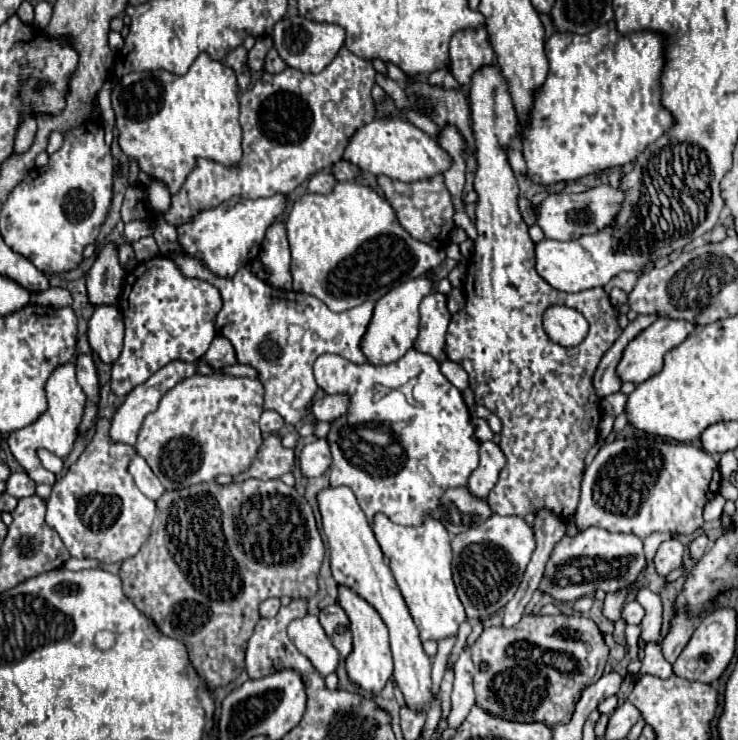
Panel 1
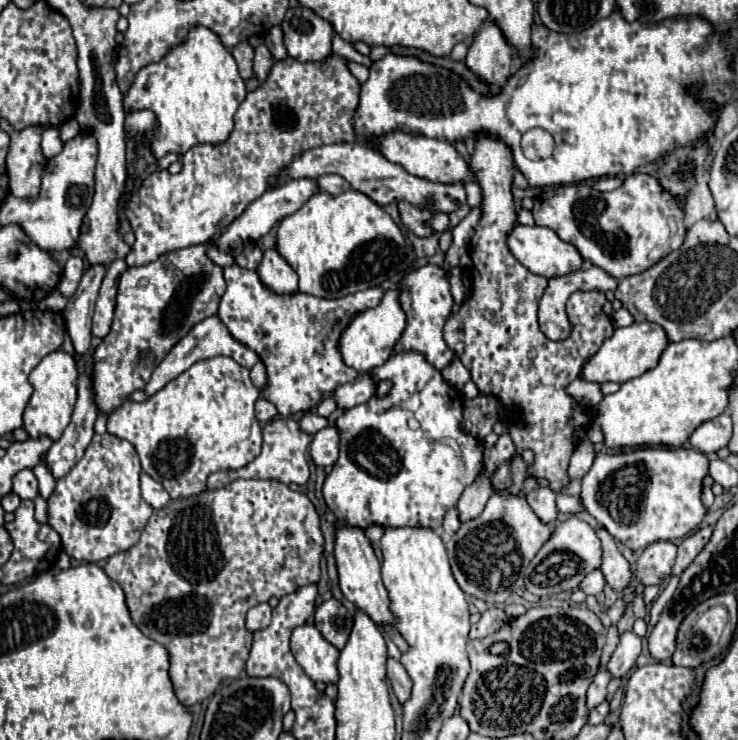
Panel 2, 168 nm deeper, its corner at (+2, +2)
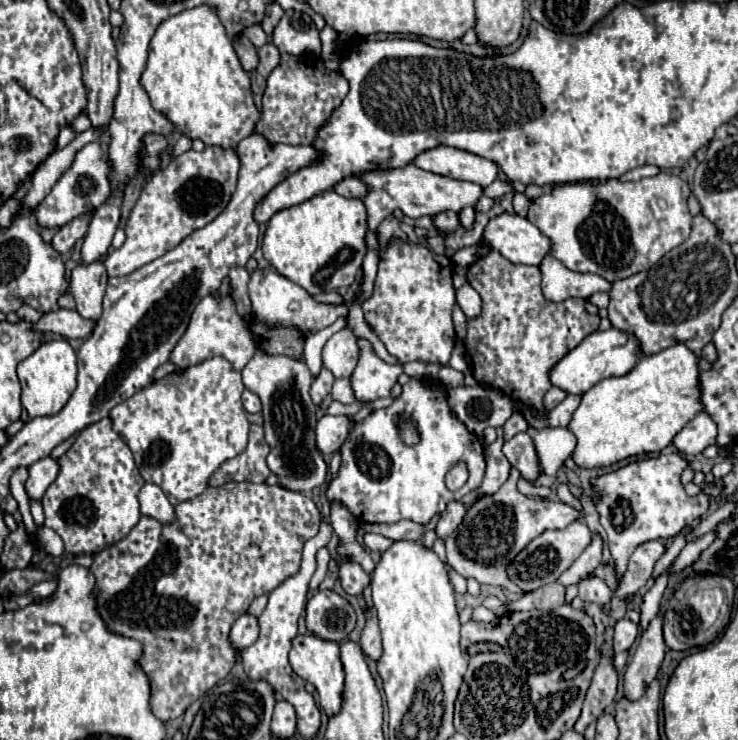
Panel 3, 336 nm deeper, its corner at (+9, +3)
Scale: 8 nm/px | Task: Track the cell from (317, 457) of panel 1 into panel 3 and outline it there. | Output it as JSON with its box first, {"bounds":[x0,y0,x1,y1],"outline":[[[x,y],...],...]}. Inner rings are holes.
{"bounds":[316,416,350,454],"outline":[[[322,416],[316,424],[316,448],[320,454],[338,452],[350,428],[348,416]]]}

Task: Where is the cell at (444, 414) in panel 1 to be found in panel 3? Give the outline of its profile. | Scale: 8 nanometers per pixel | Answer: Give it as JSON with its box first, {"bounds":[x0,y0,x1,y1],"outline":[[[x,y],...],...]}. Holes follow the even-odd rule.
{"bounds":[326,378,486,524],"outline":[[[410,378],[404,384],[402,394],[388,408],[374,410],[362,422],[352,420],[340,454],[340,472],[338,476],[330,478],[326,496],[330,502],[342,502],[342,506],[346,506],[356,520],[368,520],[370,524],[394,524],[398,520],[428,524],[436,514],[444,512],[450,500],[462,498],[470,490],[478,488],[486,468],[484,446],[480,450],[480,440],[472,436],[472,432],[468,432],[460,420],[456,420],[440,386],[426,386],[426,382],[420,378]],[[396,414],[408,414],[414,420],[420,436],[418,444],[406,446],[402,442],[398,436],[400,428],[394,422]],[[458,460],[468,464],[470,478],[464,488],[450,492],[444,484],[444,474]]]}

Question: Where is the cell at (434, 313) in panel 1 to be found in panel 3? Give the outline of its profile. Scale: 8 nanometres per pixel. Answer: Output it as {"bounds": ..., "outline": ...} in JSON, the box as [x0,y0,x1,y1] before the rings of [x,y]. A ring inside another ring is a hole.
{"bounds":[362,240,456,366],"outline":[[[392,240],[378,264],[374,294],[362,304],[372,332],[400,364],[418,360],[446,366],[454,350],[452,306],[456,302],[456,290],[452,286],[452,264],[450,268],[442,266],[436,262],[436,254],[432,254],[424,246]]]}

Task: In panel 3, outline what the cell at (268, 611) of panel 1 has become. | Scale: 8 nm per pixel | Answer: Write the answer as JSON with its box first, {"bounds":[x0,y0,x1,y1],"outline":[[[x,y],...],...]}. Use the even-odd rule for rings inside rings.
{"bounds":[230,612,260,650],"outline":[[[248,612],[242,614],[234,622],[234,626],[230,630],[230,642],[232,642],[232,646],[238,648],[238,650],[242,650],[242,648],[254,644],[256,638],[258,638],[258,630],[260,630],[258,628],[258,618],[252,616],[252,614],[248,614]]]}

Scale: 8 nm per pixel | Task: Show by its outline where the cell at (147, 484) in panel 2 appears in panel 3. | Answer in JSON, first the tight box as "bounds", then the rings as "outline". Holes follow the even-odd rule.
{"bounds":[138,484,174,522],"outline":[[[144,484],[138,492],[140,510],[144,516],[156,518],[160,522],[172,522],[174,520],[174,506],[164,496],[162,488],[156,484]]]}

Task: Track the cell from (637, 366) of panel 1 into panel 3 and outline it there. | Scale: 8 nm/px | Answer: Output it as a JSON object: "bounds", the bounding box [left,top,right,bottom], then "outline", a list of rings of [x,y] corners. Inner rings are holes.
{"bounds":[550,328,640,394],"outline":[[[618,328],[598,330],[598,332],[592,332],[588,338],[584,338],[572,352],[568,352],[552,368],[550,380],[554,386],[566,390],[568,394],[582,394],[582,392],[588,392],[604,378],[628,374],[636,366],[638,356],[640,356],[640,342],[630,332],[624,332]]]}

